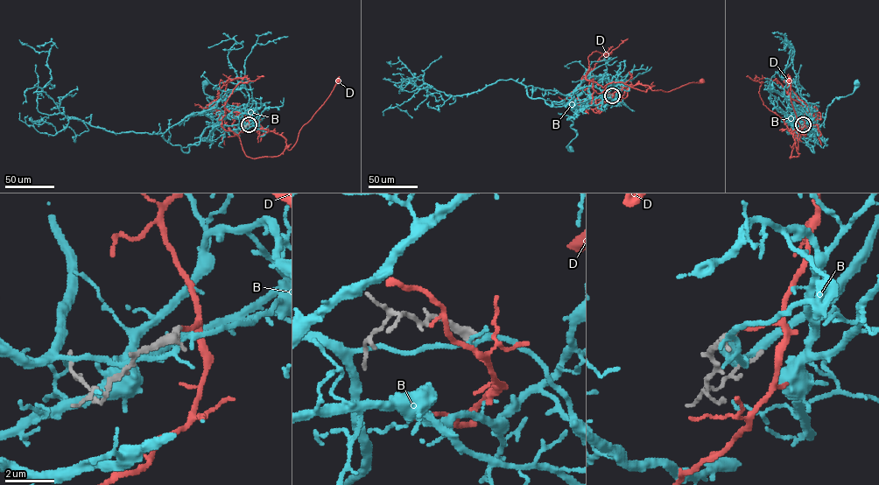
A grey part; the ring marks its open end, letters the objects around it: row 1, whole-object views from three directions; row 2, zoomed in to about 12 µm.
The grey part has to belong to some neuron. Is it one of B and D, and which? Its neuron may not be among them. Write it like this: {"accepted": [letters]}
{"accepted": ["D"]}

